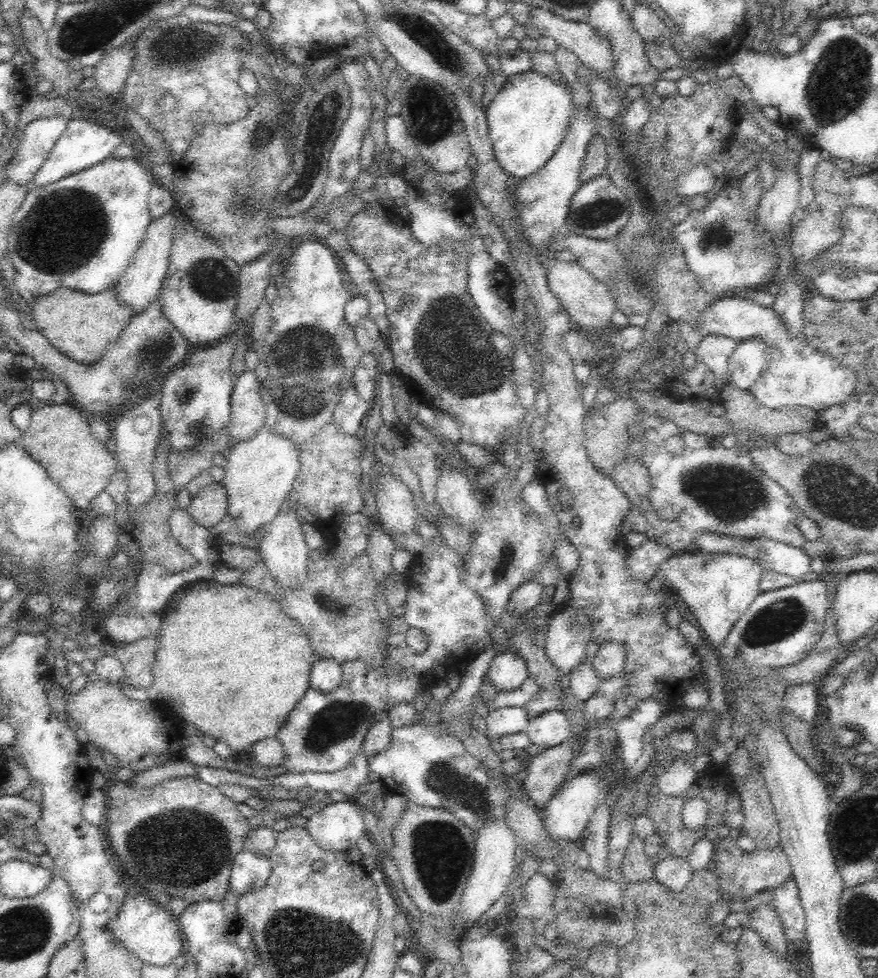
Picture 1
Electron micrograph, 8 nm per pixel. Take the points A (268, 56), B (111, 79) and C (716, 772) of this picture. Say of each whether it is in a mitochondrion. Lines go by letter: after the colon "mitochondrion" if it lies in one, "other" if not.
A: other
B: other
C: other

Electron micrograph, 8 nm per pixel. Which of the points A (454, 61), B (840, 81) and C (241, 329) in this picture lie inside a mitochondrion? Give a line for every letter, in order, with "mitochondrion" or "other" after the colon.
A: mitochondrion
B: mitochondrion
C: other

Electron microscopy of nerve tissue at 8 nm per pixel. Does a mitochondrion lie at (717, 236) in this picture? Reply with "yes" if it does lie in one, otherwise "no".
yes

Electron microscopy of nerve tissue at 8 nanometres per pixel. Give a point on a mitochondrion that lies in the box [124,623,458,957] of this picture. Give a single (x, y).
(149, 842)

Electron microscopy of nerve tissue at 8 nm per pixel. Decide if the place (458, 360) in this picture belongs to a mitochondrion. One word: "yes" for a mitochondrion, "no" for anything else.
yes

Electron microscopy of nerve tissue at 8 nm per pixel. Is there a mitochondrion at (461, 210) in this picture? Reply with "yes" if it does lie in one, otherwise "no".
no

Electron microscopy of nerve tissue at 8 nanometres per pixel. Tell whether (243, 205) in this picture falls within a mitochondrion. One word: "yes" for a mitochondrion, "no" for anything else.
yes

